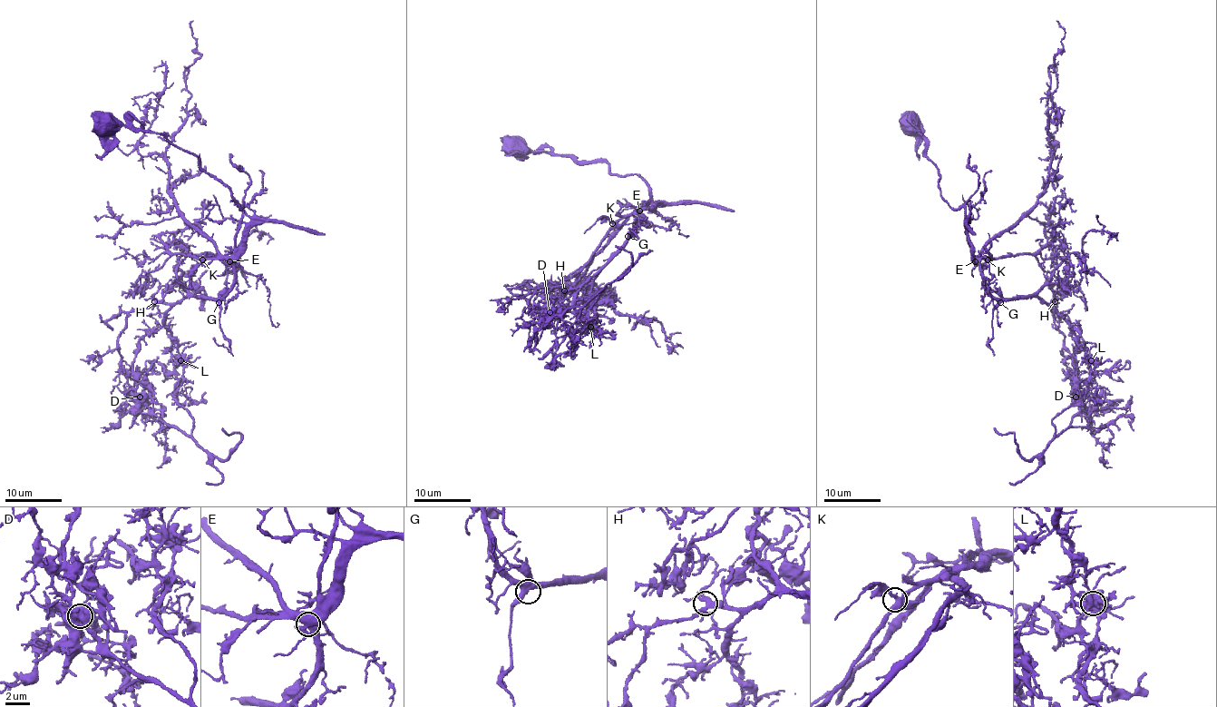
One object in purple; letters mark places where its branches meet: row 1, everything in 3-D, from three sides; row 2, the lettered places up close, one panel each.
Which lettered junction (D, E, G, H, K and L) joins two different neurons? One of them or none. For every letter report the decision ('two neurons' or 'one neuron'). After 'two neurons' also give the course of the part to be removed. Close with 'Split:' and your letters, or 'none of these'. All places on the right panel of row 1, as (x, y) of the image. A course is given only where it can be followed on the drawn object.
D: one neuron
E: one neuron
G: one neuron
H: one neuron
K: one neuron
L: two neurons; course (1091, 359), (1087, 391), (1053, 419), (1056, 435), (1097, 384), (1091, 374), (1128, 368), (1128, 362)
Split: L

